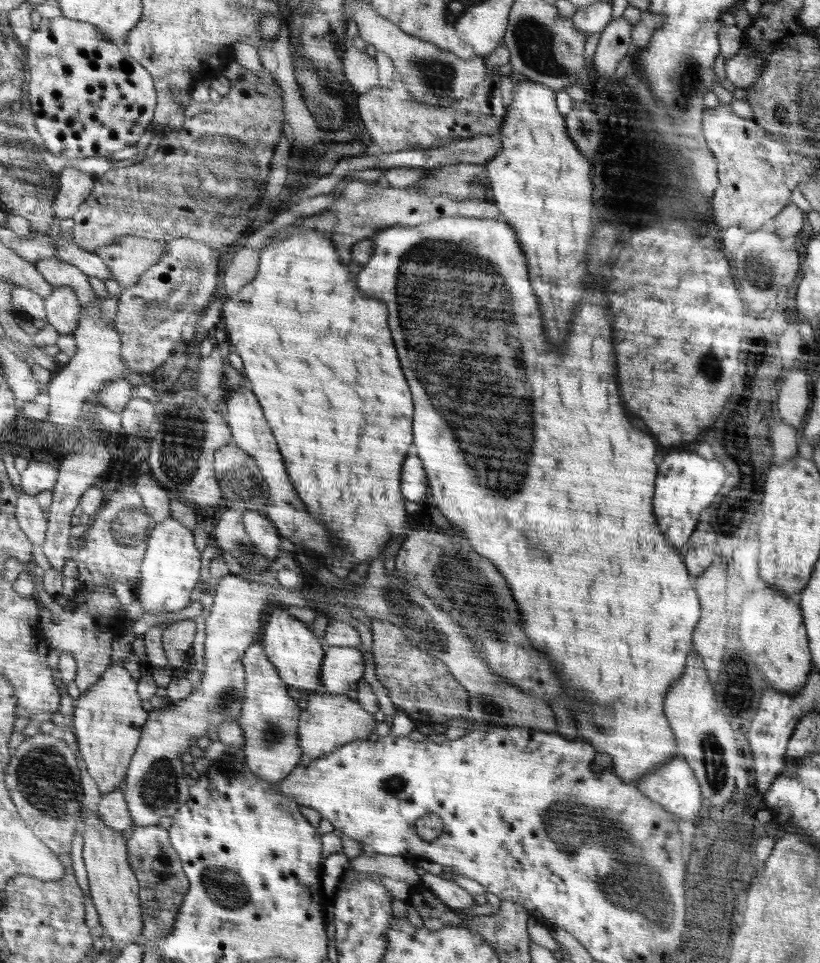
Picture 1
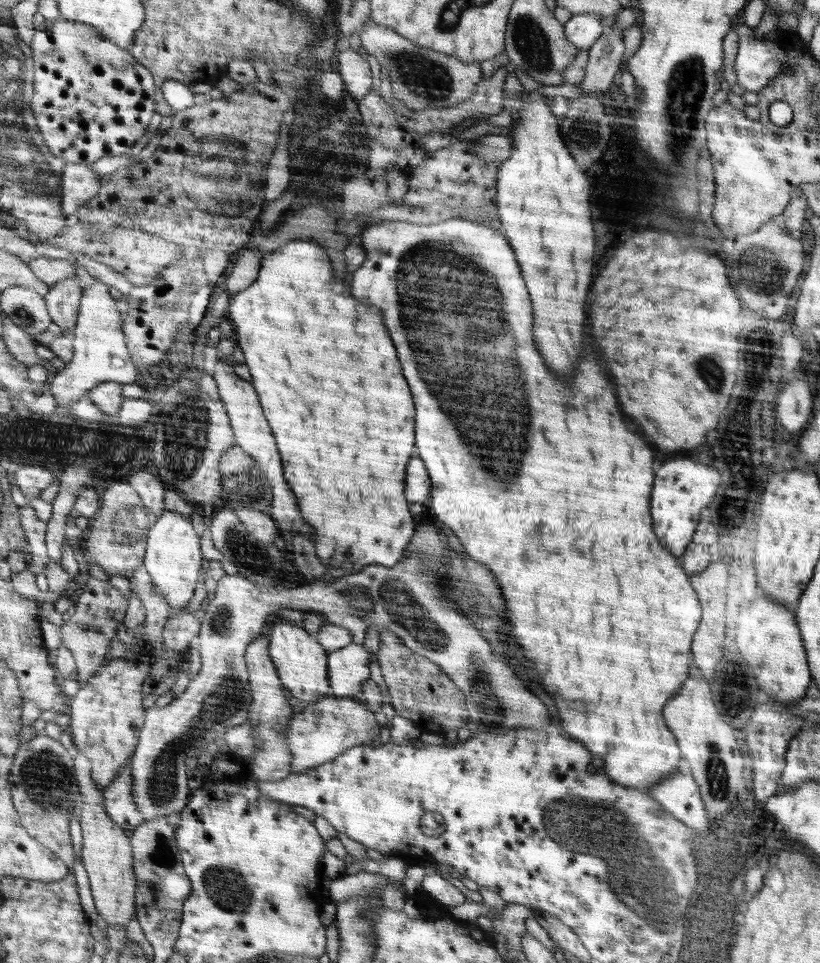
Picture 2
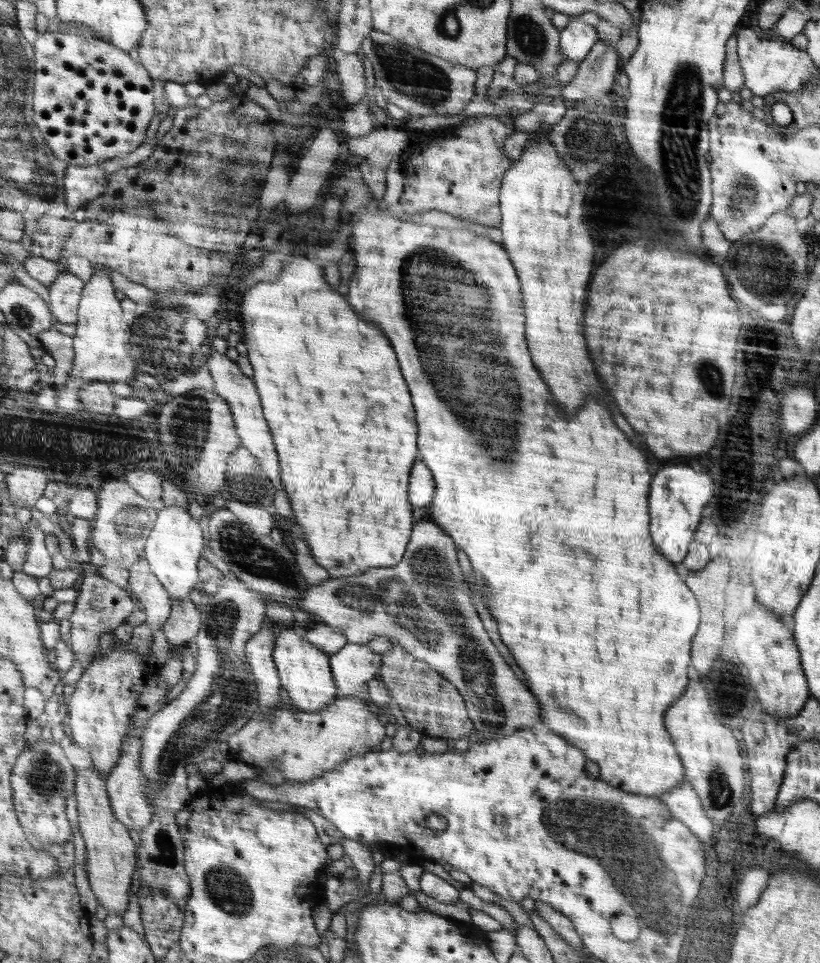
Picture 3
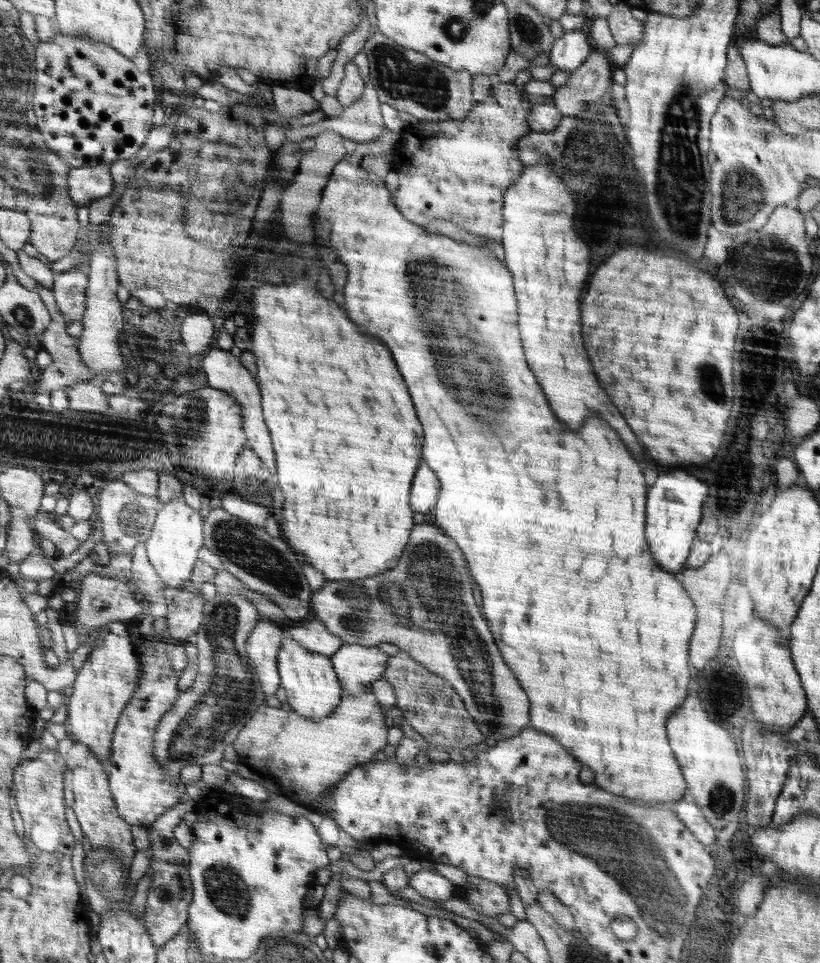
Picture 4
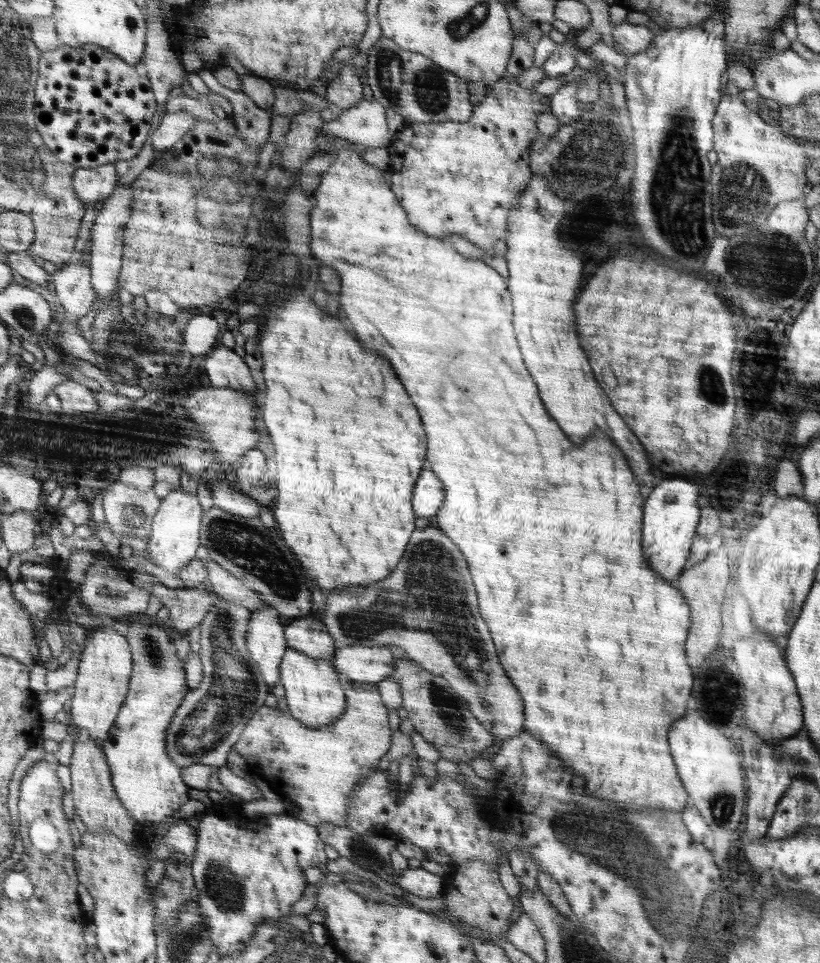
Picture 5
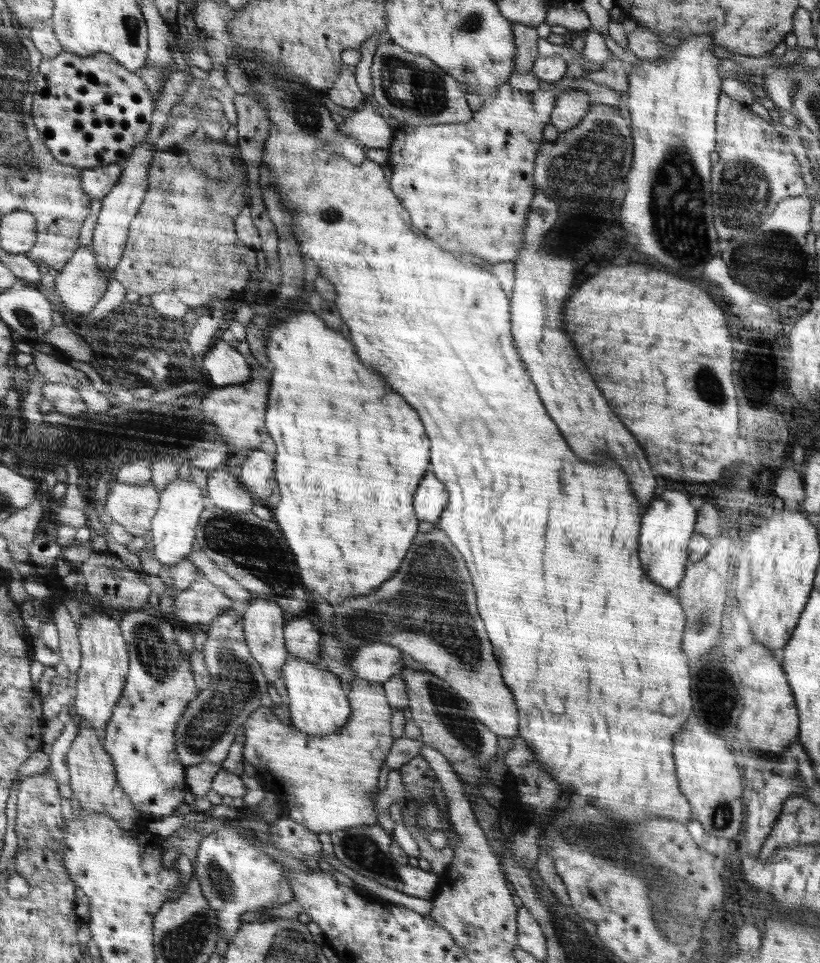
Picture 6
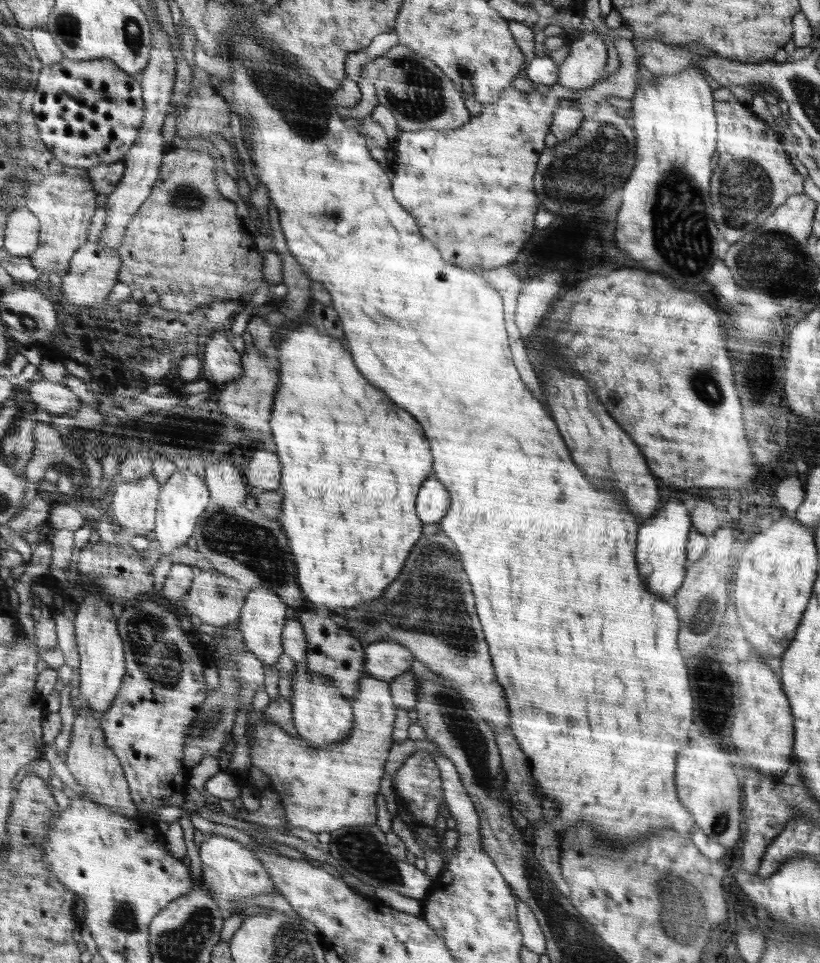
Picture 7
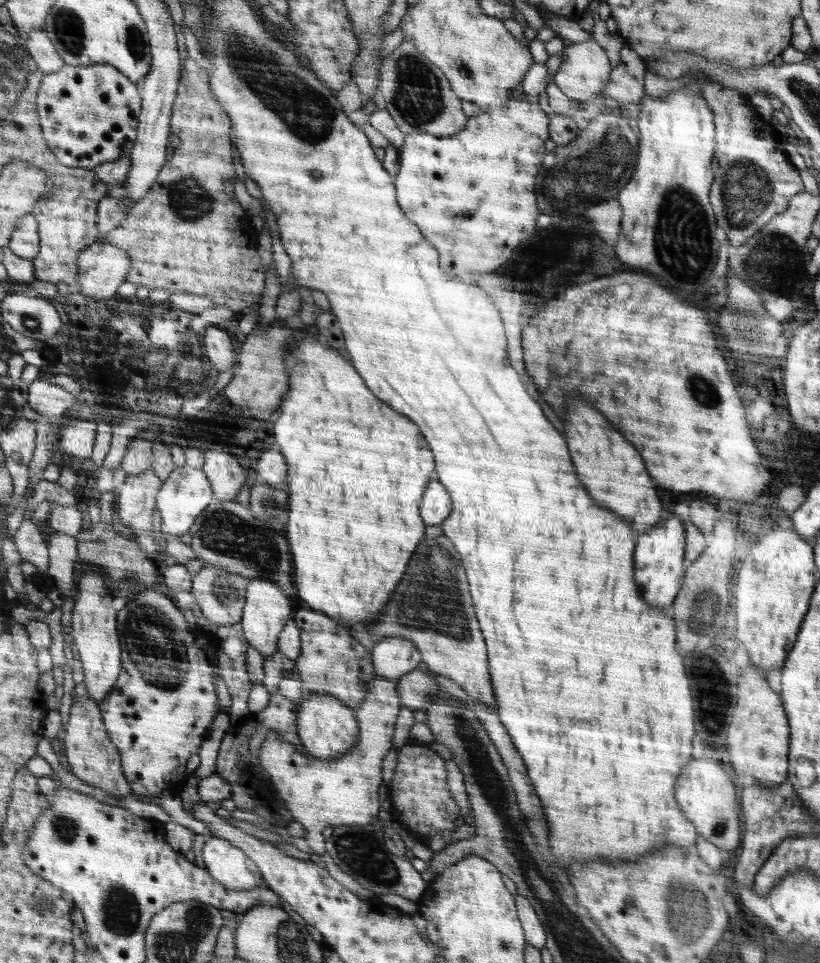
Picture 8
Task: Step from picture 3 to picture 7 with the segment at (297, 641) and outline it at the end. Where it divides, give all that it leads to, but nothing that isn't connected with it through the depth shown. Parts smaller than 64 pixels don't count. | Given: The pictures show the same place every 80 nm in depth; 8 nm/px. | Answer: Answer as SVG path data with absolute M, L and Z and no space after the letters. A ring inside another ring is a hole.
M297 663L290 678L293 680L290 702L297 734L306 739L309 746L326 746L348 739L354 730L354 708L350 700L334 685L334 679L307 670L305 663Z

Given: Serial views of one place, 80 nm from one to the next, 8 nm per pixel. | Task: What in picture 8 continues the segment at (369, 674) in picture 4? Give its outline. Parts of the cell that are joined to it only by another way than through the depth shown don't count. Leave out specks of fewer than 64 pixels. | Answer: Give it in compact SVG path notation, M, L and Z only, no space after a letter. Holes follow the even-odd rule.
M385 637L376 640L371 655L377 677L389 681L396 681L422 663L417 646L404 637Z

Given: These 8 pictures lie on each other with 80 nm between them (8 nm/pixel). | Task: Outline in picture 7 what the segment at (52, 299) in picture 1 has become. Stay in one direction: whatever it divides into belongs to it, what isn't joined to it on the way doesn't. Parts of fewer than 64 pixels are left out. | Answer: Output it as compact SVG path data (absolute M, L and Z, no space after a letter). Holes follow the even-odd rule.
M87 242L71 259L69 271L62 276L60 292L70 300L70 304L90 308L107 300L112 287L119 282L119 270L123 261L118 252L106 250L98 242Z

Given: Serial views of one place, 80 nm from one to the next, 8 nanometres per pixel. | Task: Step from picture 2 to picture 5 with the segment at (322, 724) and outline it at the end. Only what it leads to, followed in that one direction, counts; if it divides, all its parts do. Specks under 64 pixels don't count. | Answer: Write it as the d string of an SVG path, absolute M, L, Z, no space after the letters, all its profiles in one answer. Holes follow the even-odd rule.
M336 669L340 685L347 698L347 708L344 715L337 719L332 725L312 728L306 727L304 723L296 719L289 712L282 712L278 708L263 706L260 713L255 716L246 725L239 741L233 746L233 749L246 758L248 764L258 766L266 780L276 780L280 778L282 772L282 792L286 800L294 800L292 806L298 808L300 818L312 826L320 826L322 822L329 822L330 827L347 826L347 808L351 801L351 794L359 781L368 777L376 768L378 760L388 752L390 748L390 726L388 726L388 710L382 704L382 696L379 687L372 683L353 684L351 680Z

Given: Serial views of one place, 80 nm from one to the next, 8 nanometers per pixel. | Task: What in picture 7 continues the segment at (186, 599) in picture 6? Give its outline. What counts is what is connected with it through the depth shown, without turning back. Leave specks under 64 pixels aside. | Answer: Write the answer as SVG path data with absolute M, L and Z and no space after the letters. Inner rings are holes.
M202 570L186 595L188 601L180 608L183 615L198 616L216 627L238 621L246 602L245 590L236 579Z

